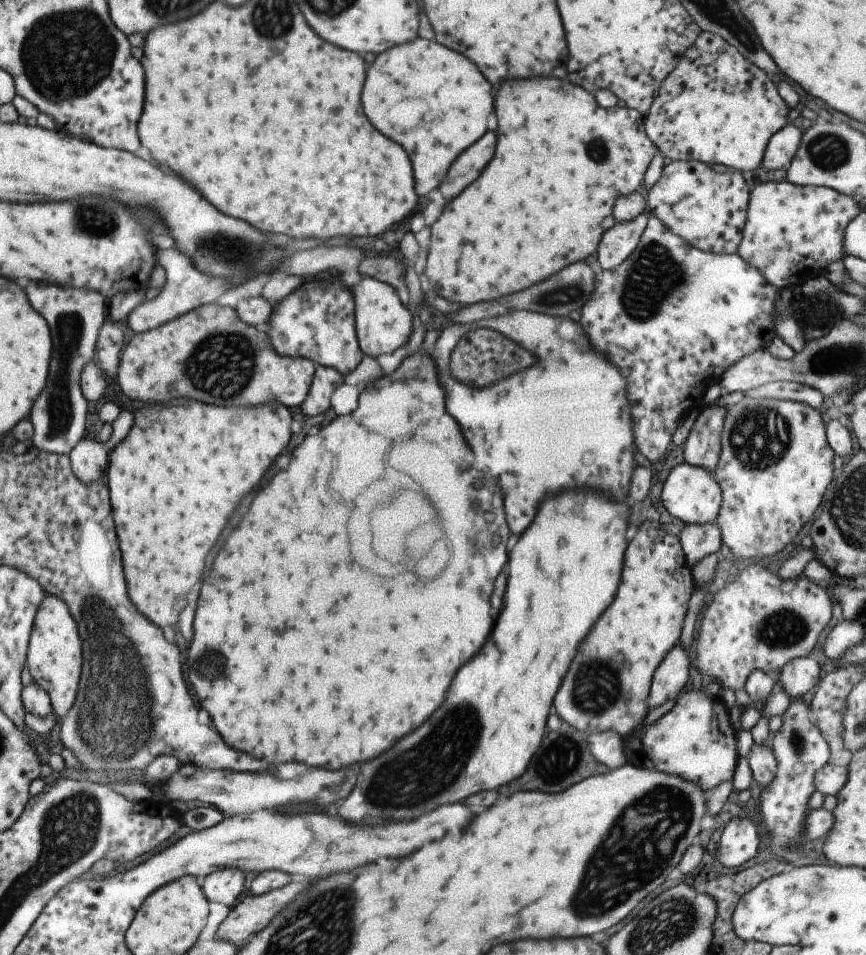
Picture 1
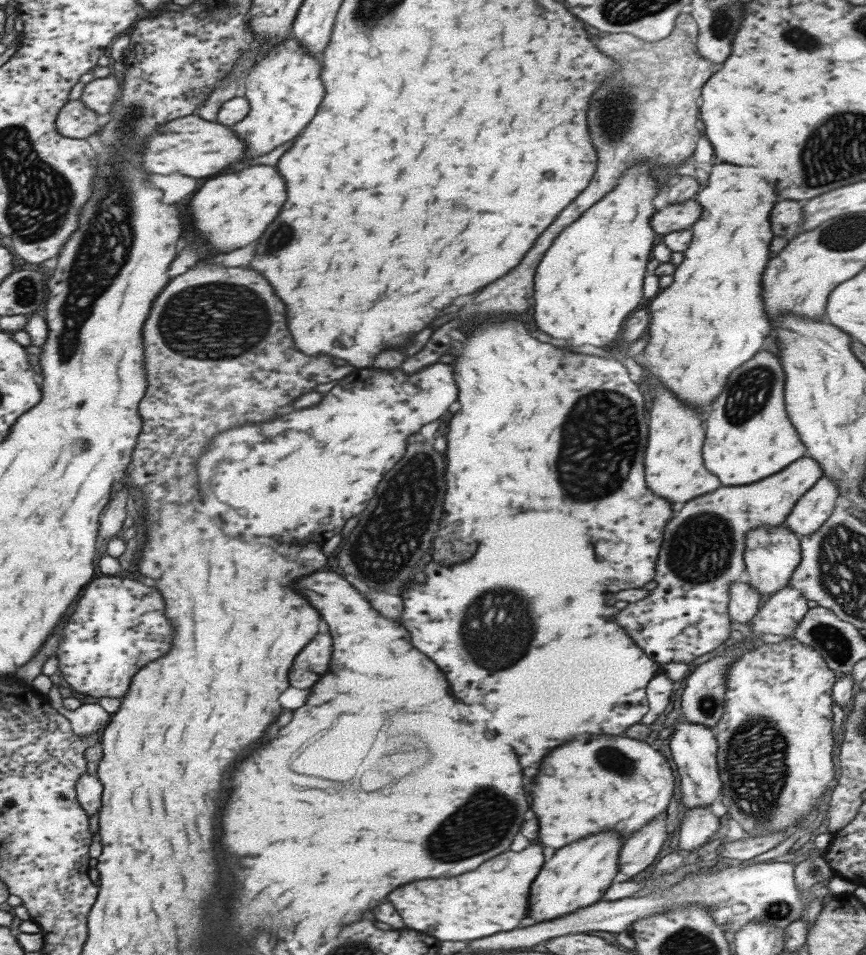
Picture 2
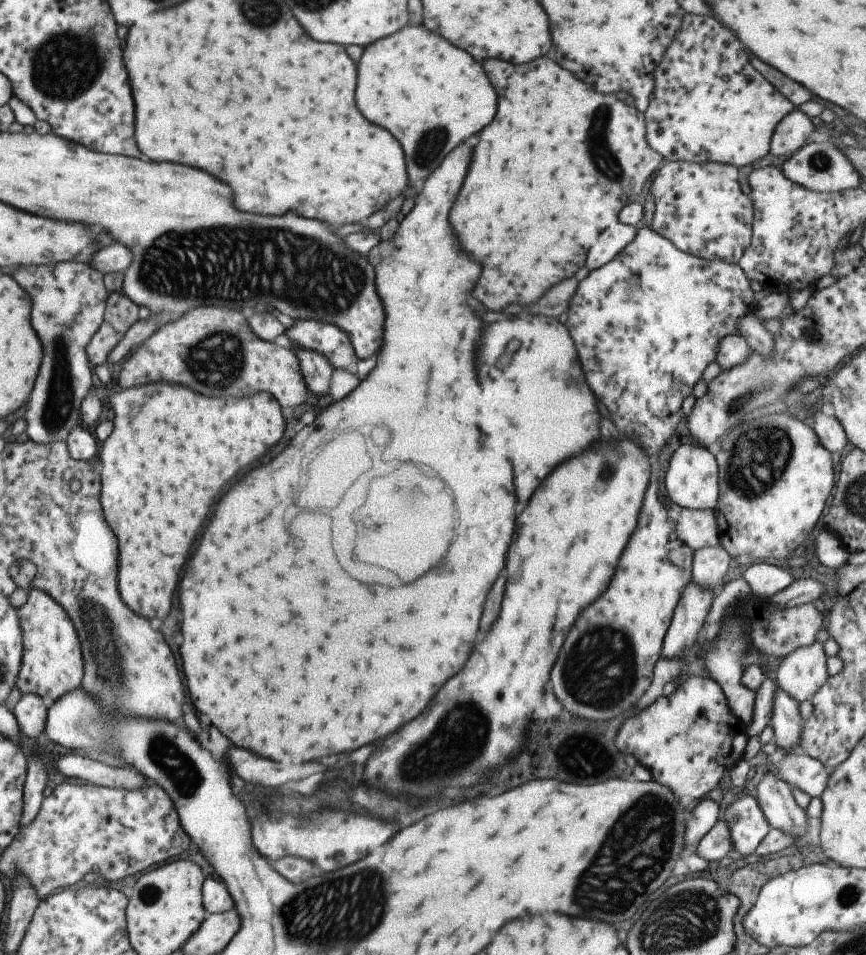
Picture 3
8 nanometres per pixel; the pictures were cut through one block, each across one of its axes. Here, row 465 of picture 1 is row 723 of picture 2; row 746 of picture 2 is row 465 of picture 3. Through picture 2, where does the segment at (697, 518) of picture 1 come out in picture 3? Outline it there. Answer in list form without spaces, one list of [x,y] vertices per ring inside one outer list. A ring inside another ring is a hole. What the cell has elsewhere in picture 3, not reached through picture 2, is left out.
[[[679,446],[673,456],[671,462],[667,466],[667,474],[665,474],[665,490],[667,496],[673,500],[673,504],[679,504],[681,508],[689,508],[689,510],[715,510],[717,506],[717,498],[719,498],[719,466],[717,466],[717,458],[713,454],[713,448],[705,448],[705,446]]]

